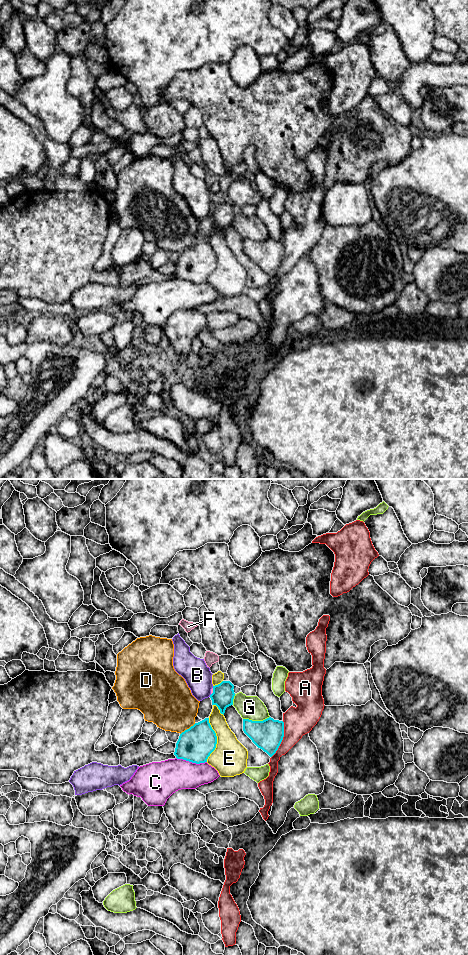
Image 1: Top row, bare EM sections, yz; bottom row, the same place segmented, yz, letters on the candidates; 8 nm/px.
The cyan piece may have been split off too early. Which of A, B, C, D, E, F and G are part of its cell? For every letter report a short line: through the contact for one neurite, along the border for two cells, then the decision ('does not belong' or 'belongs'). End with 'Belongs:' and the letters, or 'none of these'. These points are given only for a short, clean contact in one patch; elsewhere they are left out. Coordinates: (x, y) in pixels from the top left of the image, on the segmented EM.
A: does not belong
B: does not belong
C: does not belong
D: does not belong
E: does not belong
F: line yz (213, 688), (211, 694); does not belong
G: does not belong
Belongs: none of these

